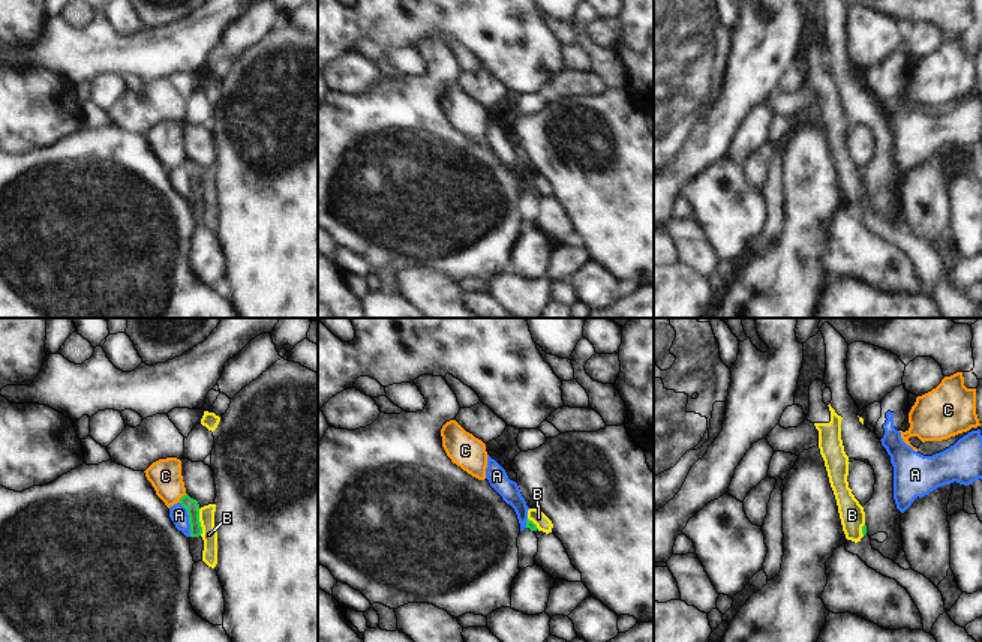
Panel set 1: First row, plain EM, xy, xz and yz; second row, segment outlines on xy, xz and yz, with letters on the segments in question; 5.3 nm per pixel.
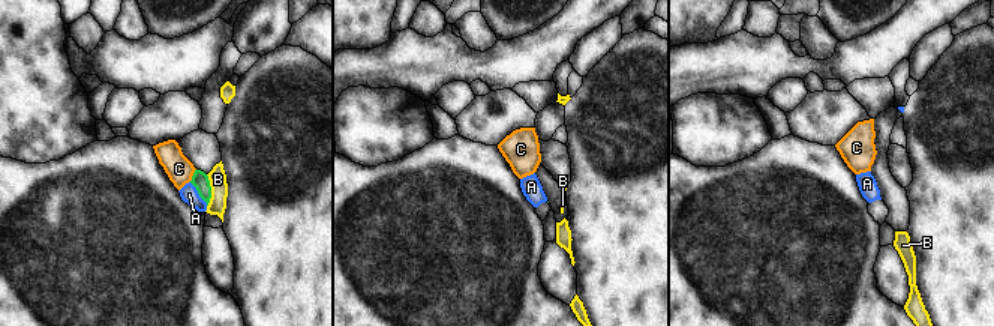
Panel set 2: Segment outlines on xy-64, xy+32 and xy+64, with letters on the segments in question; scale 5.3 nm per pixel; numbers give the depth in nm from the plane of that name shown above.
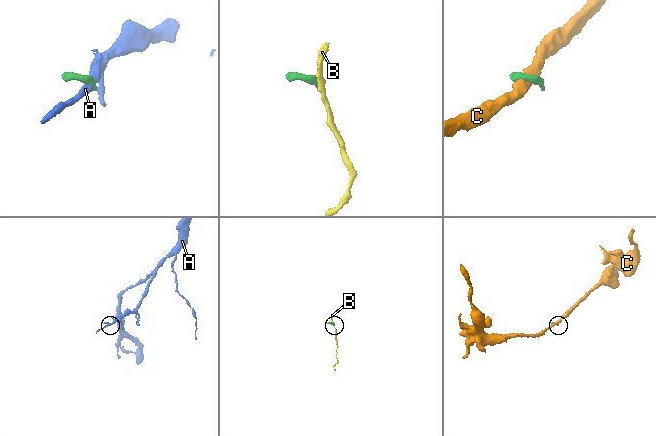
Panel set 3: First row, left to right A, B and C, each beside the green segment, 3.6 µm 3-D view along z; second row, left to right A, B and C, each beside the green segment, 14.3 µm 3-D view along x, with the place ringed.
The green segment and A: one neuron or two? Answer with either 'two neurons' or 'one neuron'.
two neurons

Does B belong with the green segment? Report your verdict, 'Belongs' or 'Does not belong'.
Does not belong.

